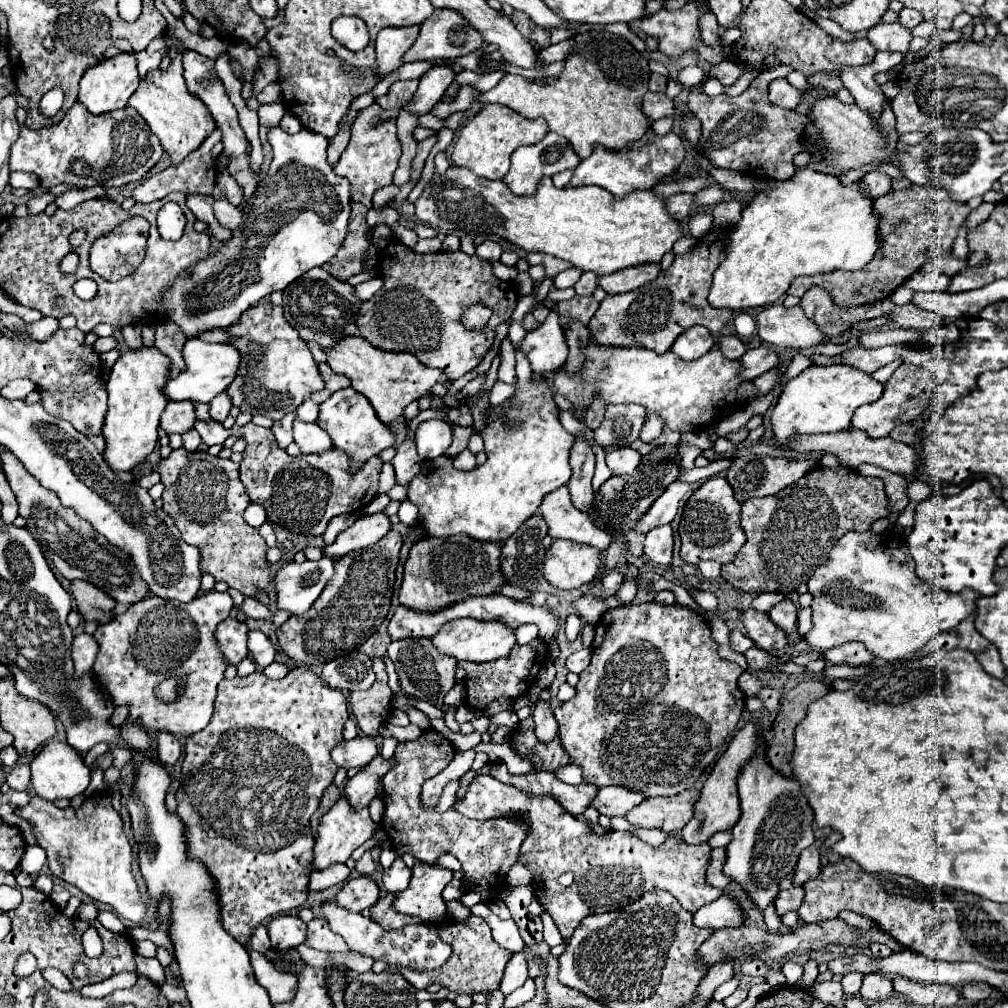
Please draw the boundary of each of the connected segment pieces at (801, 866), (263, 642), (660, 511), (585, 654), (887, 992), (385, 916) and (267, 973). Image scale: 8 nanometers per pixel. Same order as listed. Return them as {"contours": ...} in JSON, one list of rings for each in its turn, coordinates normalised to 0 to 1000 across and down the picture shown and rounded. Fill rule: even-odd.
{"contours":[[[[810,832],[802,842],[798,842],[794,846],[794,854],[790,858],[790,864],[788,864],[788,878],[796,880],[800,874],[806,874],[812,870],[813,866],[813,838],[817,836],[817,832]]],[[[252,624],[246,628],[246,646],[250,650],[250,654],[258,660],[258,662],[264,662],[272,656],[272,650],[274,650],[274,642],[272,638],[268,636],[266,630],[262,630],[258,624]]],[[[671,475],[669,479],[663,481],[663,485],[649,497],[647,505],[643,505],[637,515],[633,517],[631,521],[631,527],[635,529],[643,529],[645,525],[653,523],[653,521],[661,521],[661,519],[667,519],[667,515],[671,513],[671,505],[677,497],[677,493],[681,489],[685,489],[688,485],[687,479],[681,479],[681,477],[675,477]]],[[[575,644],[575,646],[567,648],[567,650],[562,654],[563,666],[567,666],[567,668],[577,668],[577,666],[585,660],[585,650],[587,650],[585,644]]],[[[873,965],[857,967],[857,975],[853,981],[853,987],[857,993],[875,993],[885,987],[885,973],[883,969],[875,969]]],[[[389,886],[383,890],[377,890],[369,900],[367,900],[367,910],[377,916],[381,922],[395,922],[397,918],[405,918],[405,914],[419,914],[413,910],[399,910],[399,906],[393,906],[391,902],[387,902],[387,890],[391,890]]],[[[248,943],[248,953],[252,959],[254,973],[266,983],[268,993],[274,995],[286,995],[292,991],[296,981],[296,971],[290,965],[274,963],[274,959],[258,945]]]]}

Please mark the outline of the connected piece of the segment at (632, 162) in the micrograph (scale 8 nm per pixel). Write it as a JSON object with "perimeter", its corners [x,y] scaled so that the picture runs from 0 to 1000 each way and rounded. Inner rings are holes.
{"perimeter":[[[645,130],[641,136],[637,136],[637,140],[631,140],[629,144],[625,144],[625,148],[617,148],[617,152],[601,152],[601,148],[595,148],[595,144],[589,144],[587,154],[575,160],[563,184],[565,186],[593,184],[605,189],[611,197],[617,197],[631,188],[647,188],[657,174],[669,172],[677,162],[677,158],[679,158],[679,144],[673,134],[663,132],[655,136],[649,130]]]}

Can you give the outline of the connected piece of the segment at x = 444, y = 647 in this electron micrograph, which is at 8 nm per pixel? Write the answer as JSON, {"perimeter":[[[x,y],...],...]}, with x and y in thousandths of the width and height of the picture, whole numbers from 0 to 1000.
{"perimeter":[[[452,614],[442,618],[431,632],[429,638],[437,648],[448,650],[454,656],[470,656],[470,658],[480,658],[480,656],[492,656],[496,652],[502,652],[508,642],[512,640],[512,630],[510,624],[500,620],[498,616],[474,616],[474,614]]]}

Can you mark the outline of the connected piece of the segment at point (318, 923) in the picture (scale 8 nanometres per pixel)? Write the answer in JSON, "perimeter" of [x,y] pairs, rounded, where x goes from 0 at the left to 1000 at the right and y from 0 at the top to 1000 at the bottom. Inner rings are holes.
{"perimeter":[[[312,910],[306,916],[306,930],[302,934],[306,939],[315,941],[315,943],[325,943],[325,945],[335,945],[335,943],[347,943],[345,938],[339,934],[339,930],[335,930],[323,912],[315,912]]]}

